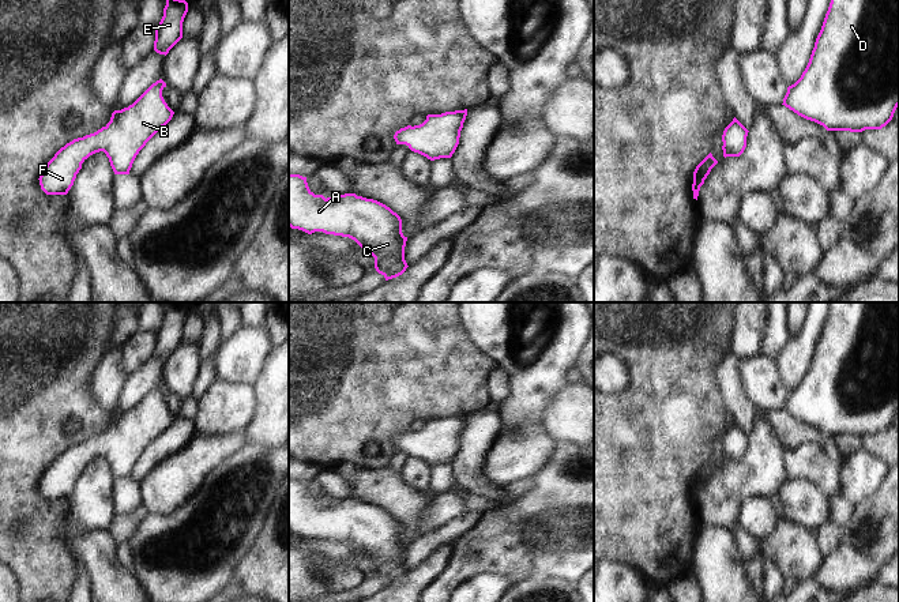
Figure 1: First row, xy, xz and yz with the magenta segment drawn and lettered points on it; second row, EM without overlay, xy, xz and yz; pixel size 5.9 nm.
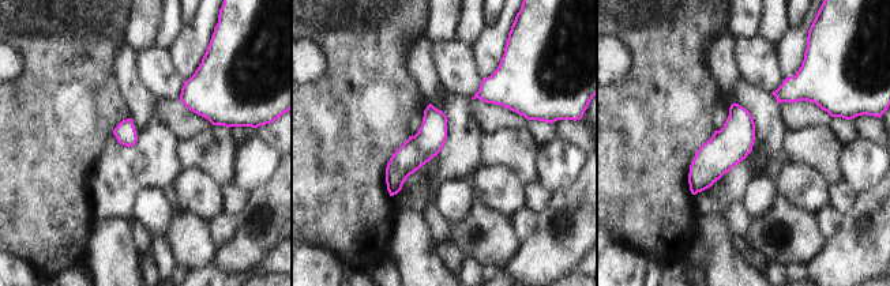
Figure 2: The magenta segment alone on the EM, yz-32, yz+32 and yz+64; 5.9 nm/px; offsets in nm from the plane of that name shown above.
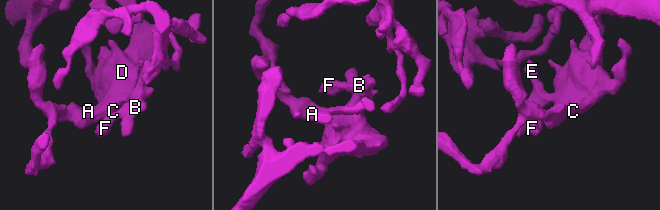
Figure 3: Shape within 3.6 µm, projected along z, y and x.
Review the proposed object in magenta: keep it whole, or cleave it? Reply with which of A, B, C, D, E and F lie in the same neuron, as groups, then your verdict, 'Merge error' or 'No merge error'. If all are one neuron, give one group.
Groups: A B C D E F. No merge error

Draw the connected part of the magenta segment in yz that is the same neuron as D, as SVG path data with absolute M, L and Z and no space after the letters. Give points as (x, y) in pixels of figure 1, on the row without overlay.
M831 302L809 368L782 410L827 436L885 432L899 411L899 302Z

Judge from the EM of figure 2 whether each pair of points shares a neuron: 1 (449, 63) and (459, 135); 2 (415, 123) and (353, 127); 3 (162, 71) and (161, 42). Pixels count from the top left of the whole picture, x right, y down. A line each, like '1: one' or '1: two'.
1: two
2: two
3: two

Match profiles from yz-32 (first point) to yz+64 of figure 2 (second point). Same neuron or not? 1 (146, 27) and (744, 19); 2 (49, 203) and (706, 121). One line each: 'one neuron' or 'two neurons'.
1: one neuron
2: one neuron

